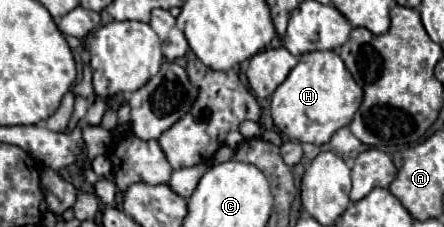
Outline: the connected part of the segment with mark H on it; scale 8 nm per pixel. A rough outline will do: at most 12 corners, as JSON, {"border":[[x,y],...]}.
{"border":[[335,51],[308,52],[272,94],[276,128],[322,146],[362,104]]}

